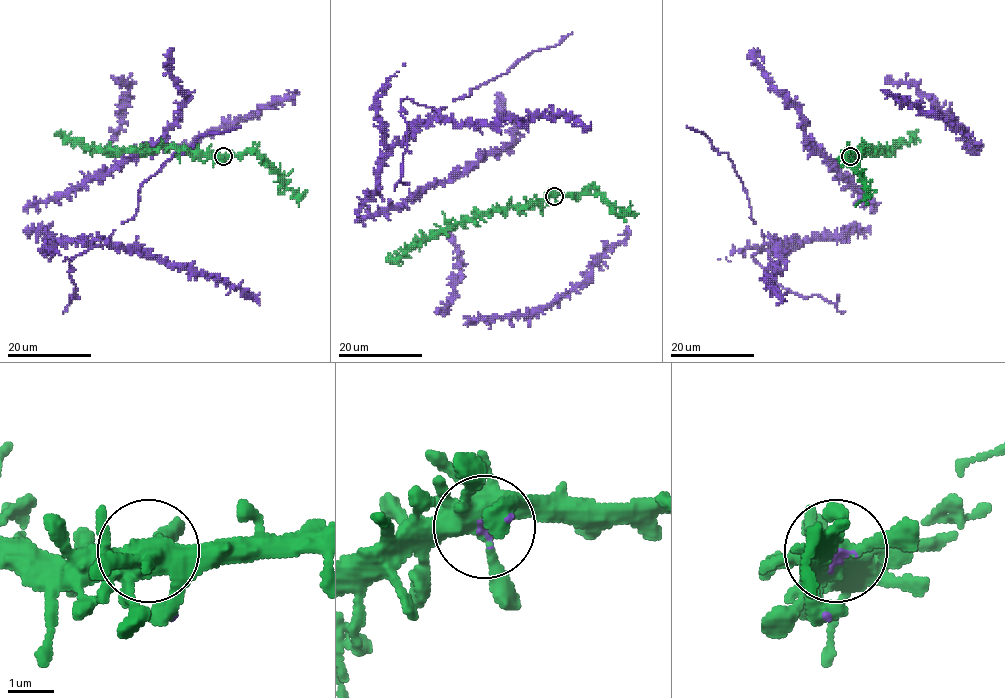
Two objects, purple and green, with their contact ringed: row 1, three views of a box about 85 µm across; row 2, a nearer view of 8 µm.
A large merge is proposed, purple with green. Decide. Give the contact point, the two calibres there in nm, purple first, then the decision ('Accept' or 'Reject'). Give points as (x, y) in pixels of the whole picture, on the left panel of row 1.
Place: (223, 156). Thickness 100 nm (purple) against 480 nm. Accept

